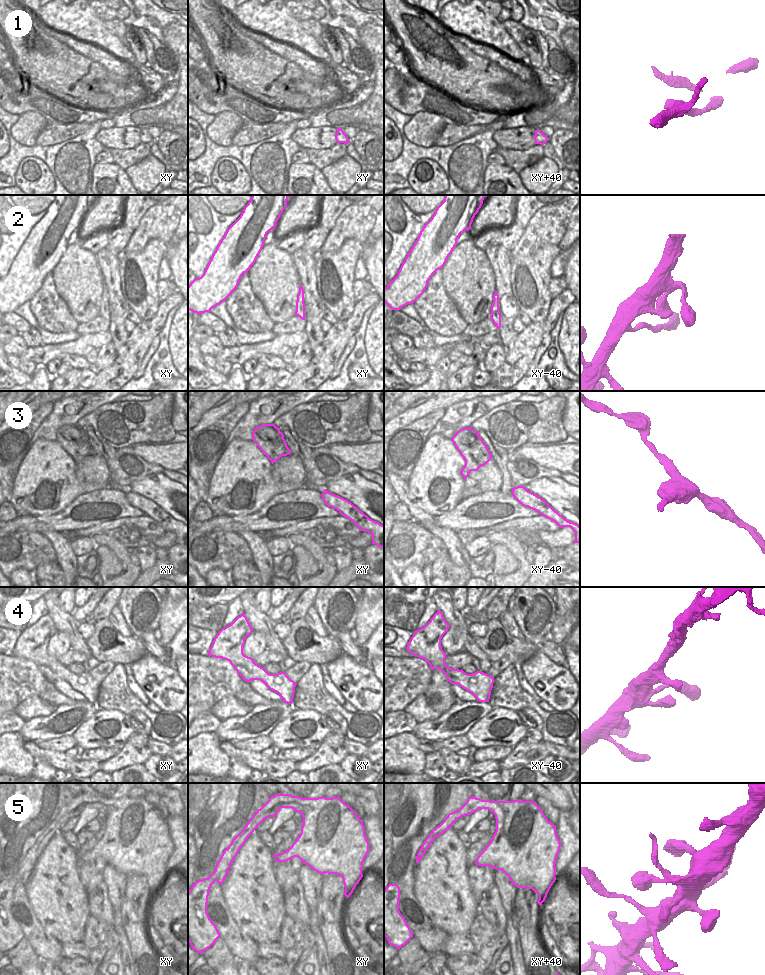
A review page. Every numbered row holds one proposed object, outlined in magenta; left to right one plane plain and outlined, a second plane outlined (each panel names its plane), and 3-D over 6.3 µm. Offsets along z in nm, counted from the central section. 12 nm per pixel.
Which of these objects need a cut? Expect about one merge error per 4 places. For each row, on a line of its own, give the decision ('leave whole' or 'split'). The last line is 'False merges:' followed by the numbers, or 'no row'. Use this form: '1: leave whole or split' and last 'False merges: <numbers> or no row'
1: leave whole
2: leave whole
3: leave whole
4: leave whole
5: leave whole
False merges: no row

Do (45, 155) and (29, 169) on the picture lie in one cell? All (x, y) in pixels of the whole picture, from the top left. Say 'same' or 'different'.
different

